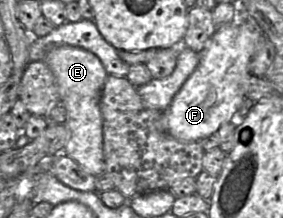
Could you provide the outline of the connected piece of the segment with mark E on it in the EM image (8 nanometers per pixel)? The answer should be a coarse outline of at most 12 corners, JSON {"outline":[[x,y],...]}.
{"outline":[[54,46],[43,61],[67,111],[63,153],[105,171],[100,99],[94,53]]}

